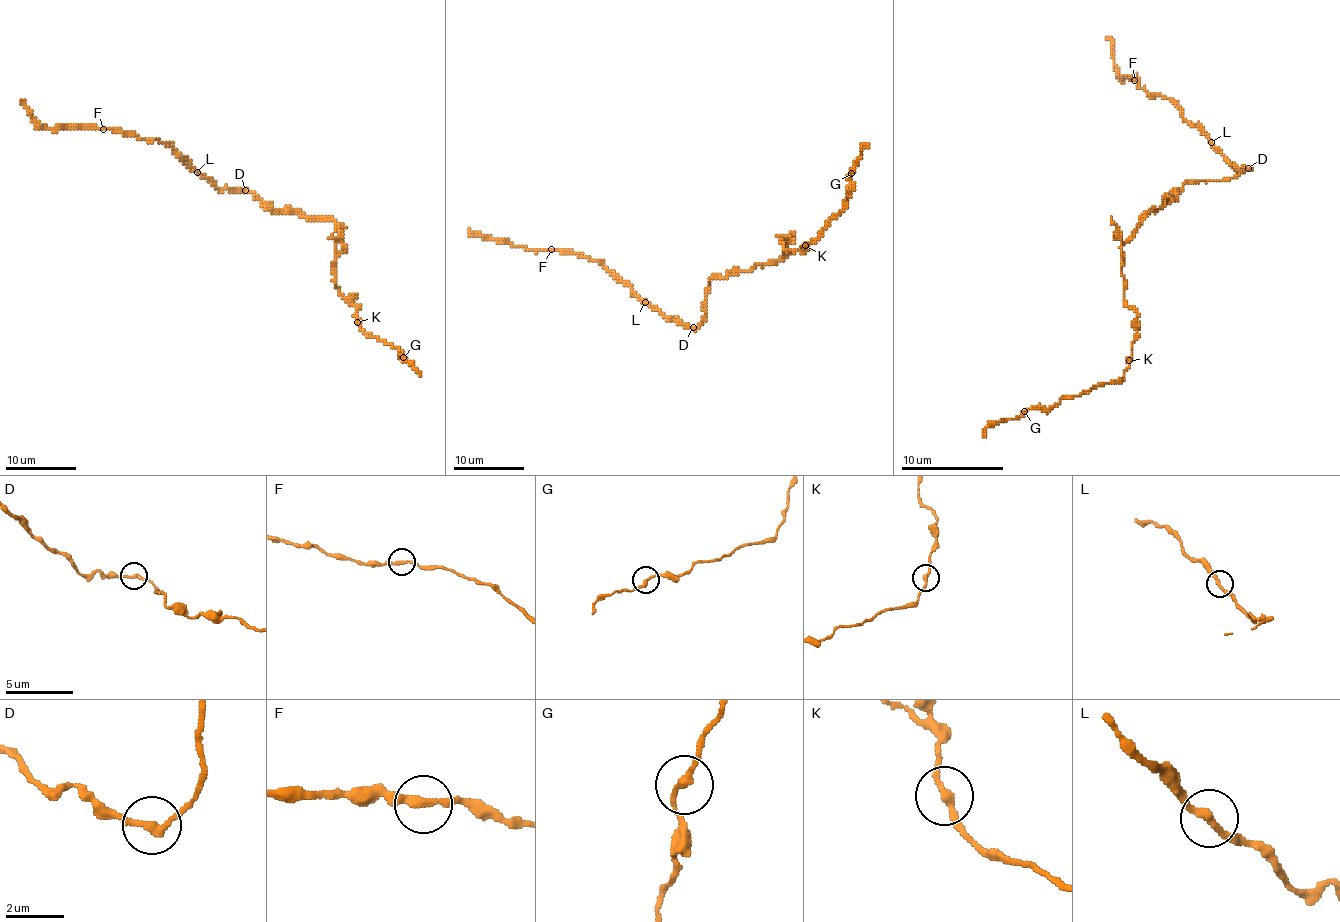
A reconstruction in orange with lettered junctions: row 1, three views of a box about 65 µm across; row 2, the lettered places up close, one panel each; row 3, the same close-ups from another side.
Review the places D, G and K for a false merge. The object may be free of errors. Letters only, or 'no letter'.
D

